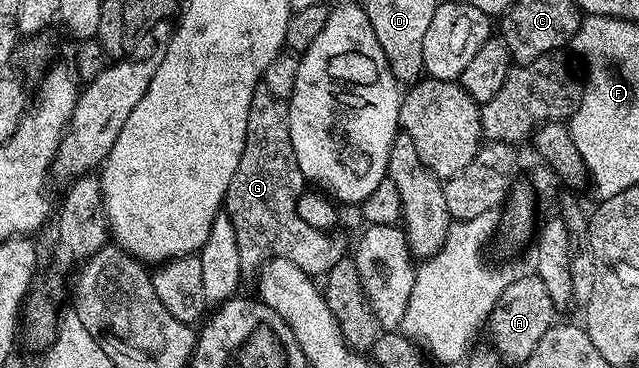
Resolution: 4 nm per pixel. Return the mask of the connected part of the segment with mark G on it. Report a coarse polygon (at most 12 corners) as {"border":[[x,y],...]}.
{"border":[[258,87],[225,192],[242,270],[328,274],[343,250],[299,215],[289,103]]}

